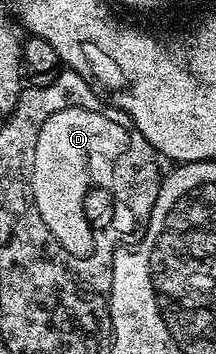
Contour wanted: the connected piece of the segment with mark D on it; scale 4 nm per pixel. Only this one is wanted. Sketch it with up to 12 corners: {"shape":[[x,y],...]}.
{"shape":[[66,108],[38,131],[33,193],[71,255],[90,258],[79,201],[110,177],[123,132]]}

